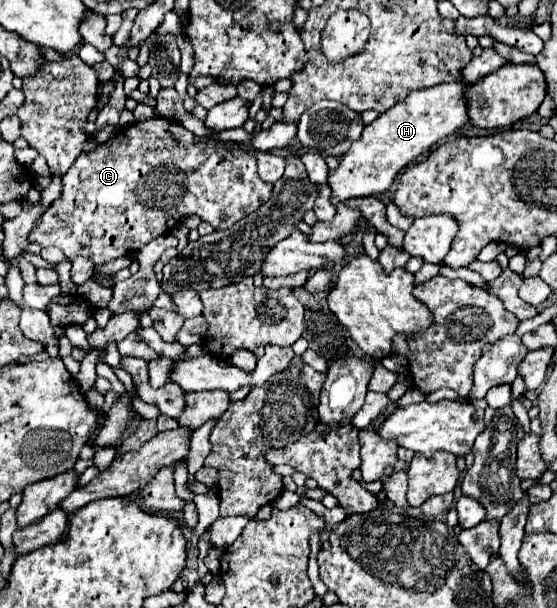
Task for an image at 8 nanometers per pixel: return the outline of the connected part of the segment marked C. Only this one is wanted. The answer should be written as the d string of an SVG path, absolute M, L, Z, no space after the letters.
M151 118L119 130L113 140L109 138L105 144L99 144L97 150L81 154L63 176L61 196L49 206L27 238L43 248L57 246L69 260L83 256L99 266L143 248L147 242L167 234L181 218L191 214L197 214L215 230L231 228L235 222L265 204L271 198L271 190L273 184L263 182L257 174L255 156L239 150L237 144L231 144L231 148L195 144L195 134L185 130L181 124L167 118Z

